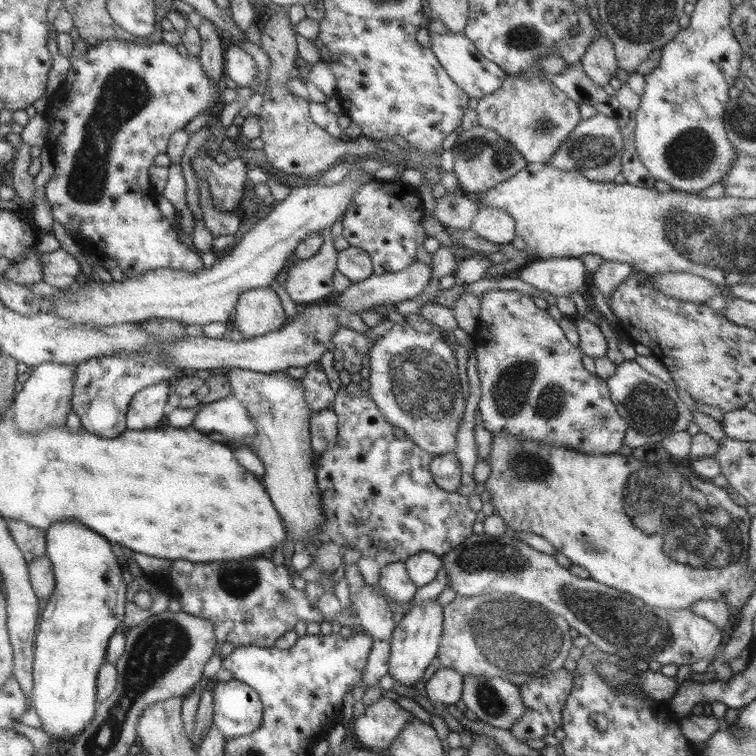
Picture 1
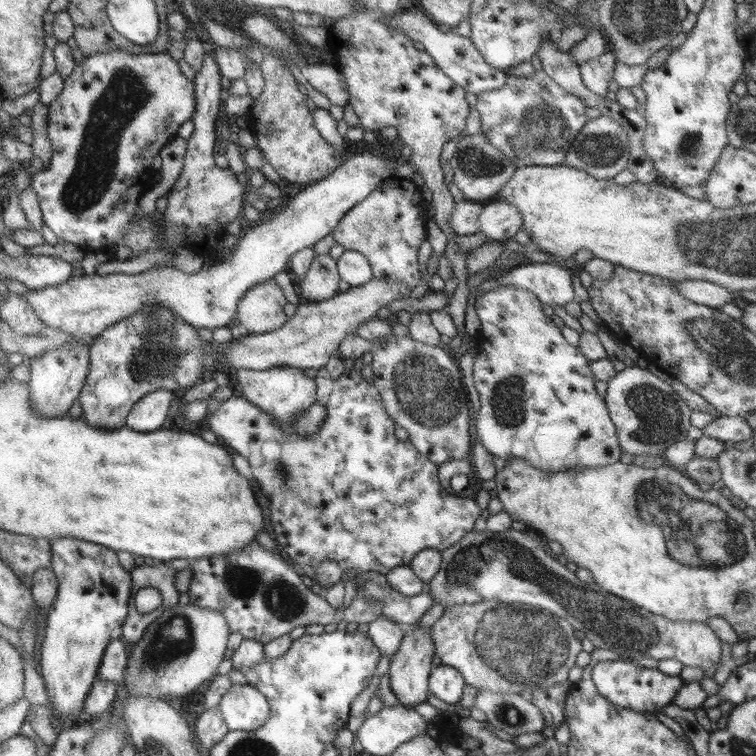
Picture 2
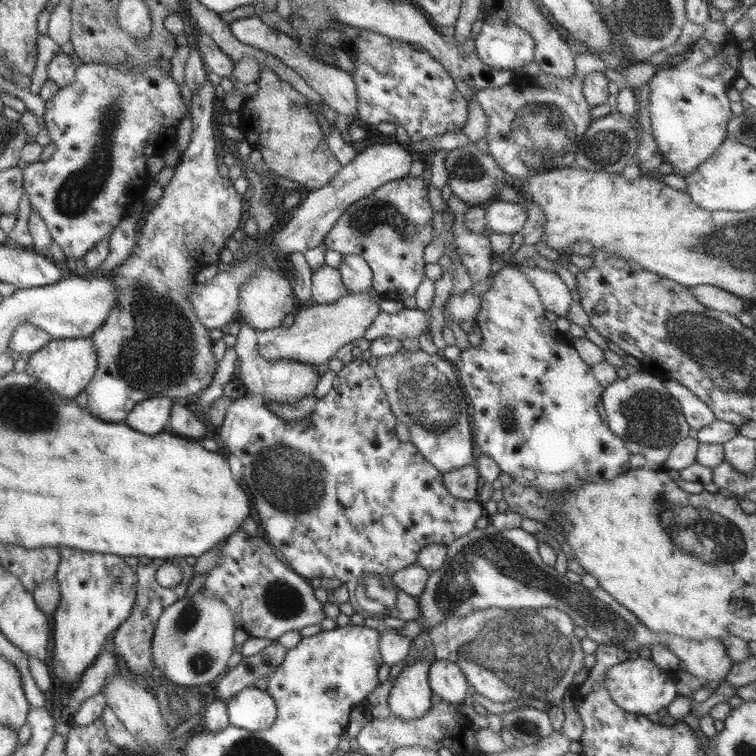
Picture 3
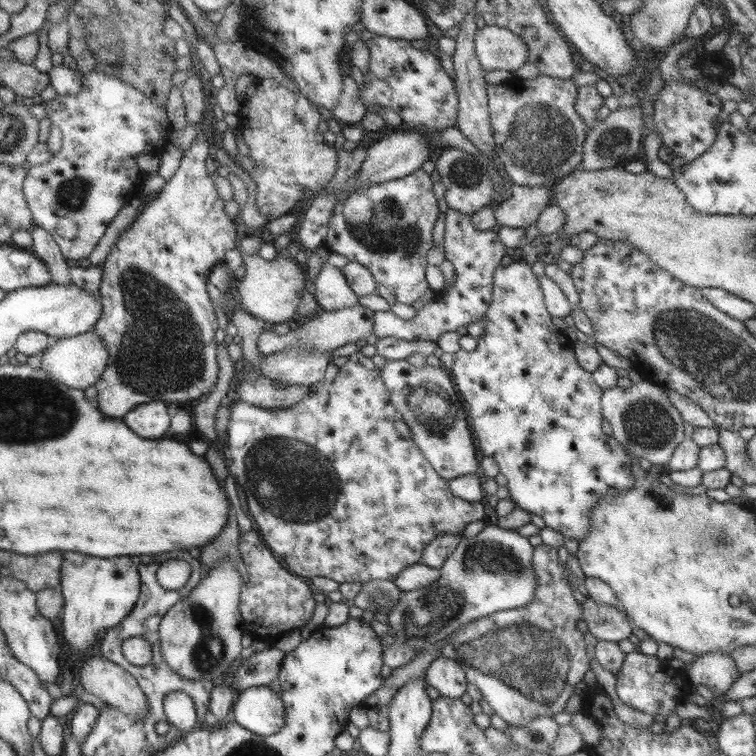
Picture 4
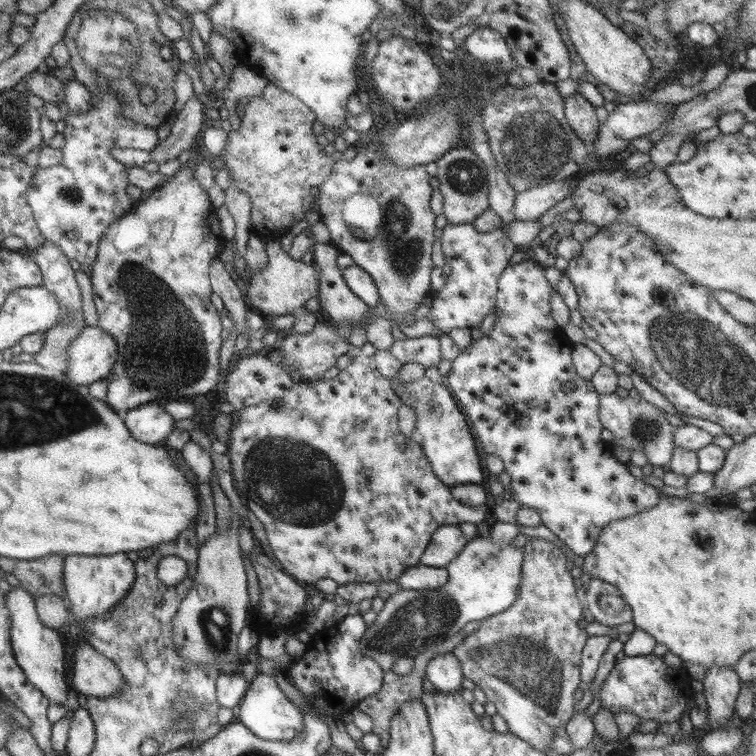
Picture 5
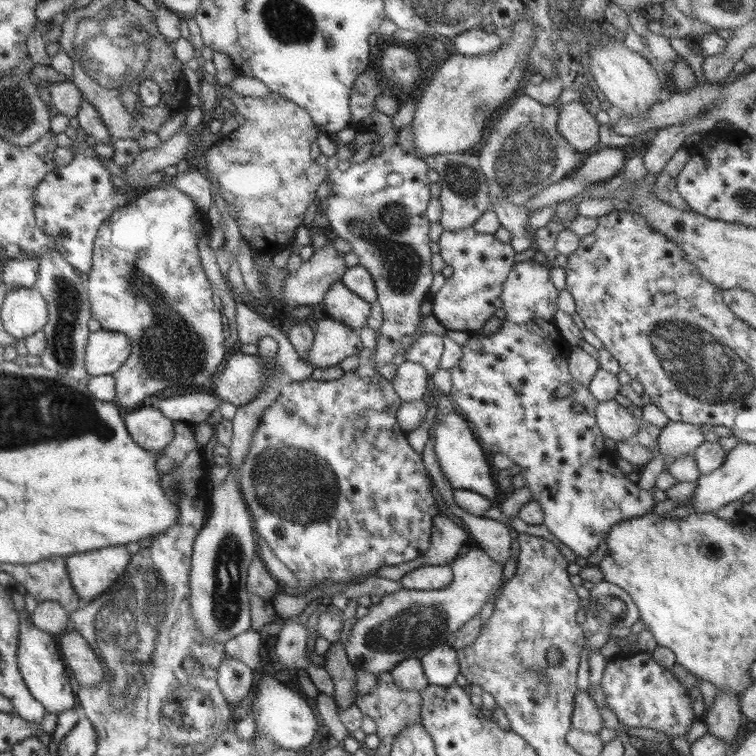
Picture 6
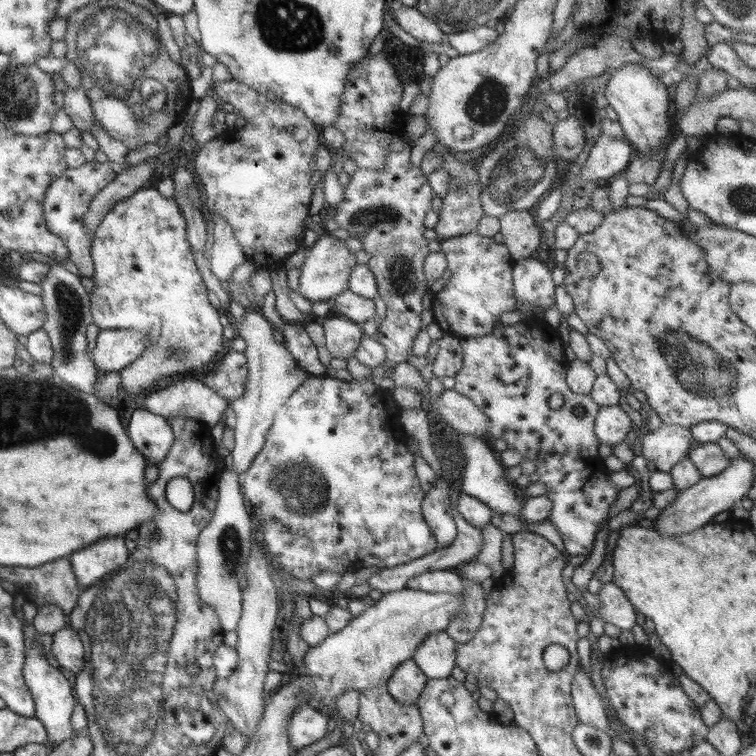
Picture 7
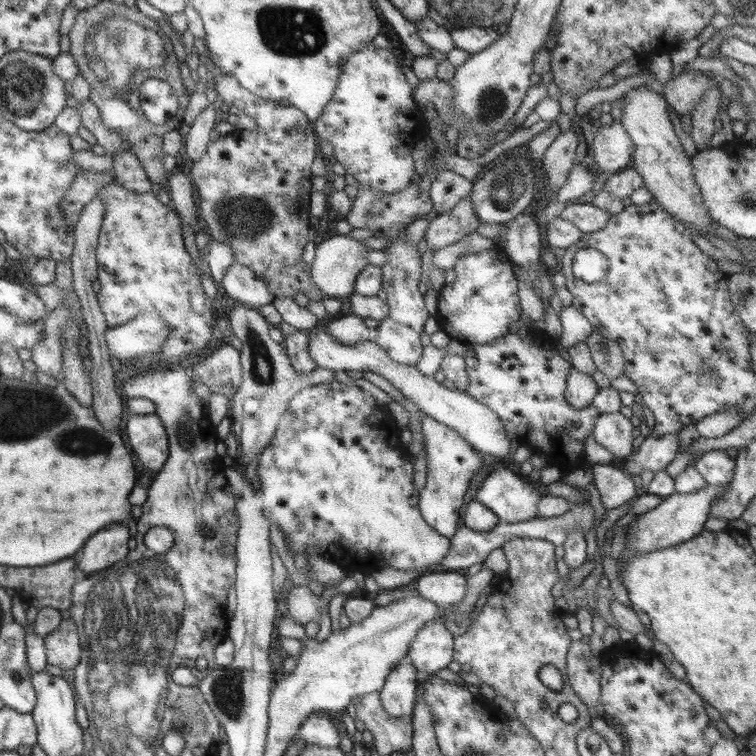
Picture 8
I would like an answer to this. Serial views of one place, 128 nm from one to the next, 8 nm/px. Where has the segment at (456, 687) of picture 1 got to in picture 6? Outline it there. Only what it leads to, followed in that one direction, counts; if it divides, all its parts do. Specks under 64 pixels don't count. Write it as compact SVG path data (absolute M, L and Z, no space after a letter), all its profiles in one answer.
M447 643L431 648L419 658L428 684L449 686L459 672L456 650Z

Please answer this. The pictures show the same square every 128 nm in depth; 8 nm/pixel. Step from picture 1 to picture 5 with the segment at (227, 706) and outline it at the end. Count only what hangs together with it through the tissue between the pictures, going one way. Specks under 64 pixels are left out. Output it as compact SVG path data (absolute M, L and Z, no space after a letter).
M256 673L235 711L235 718L255 737L265 740L293 740L302 729L303 716L295 704L281 693L270 674Z

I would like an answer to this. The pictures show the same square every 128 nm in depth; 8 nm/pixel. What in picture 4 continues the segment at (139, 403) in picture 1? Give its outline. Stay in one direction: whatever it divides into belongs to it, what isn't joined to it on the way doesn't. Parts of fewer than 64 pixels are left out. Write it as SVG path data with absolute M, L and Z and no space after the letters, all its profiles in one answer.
M151 401L128 410L122 417L124 424L137 437L145 439L159 439L168 434L171 414L167 414L166 403Z

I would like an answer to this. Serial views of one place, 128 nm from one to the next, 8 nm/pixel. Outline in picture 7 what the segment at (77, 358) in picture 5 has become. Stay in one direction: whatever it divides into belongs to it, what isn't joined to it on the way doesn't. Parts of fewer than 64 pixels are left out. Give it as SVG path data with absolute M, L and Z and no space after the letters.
M111 329L97 334L92 353L95 370L121 371L148 349L145 330Z

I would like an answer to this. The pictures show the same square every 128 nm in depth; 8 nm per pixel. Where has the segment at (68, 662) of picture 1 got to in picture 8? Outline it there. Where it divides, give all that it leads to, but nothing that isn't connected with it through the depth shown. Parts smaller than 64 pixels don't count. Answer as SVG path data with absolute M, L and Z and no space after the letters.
M127 521L113 522L93 534L83 550L81 559L76 563L76 570L80 576L108 569L115 562L124 559L130 552L127 549L129 540L129 528Z

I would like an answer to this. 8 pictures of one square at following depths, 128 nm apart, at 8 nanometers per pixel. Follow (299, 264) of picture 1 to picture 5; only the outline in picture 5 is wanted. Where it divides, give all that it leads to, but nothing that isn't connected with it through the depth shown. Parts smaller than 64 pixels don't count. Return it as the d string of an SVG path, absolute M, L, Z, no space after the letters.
M311 241L312 262L319 268L318 302L337 325L357 325L367 306L346 286L336 265L339 250L331 243Z

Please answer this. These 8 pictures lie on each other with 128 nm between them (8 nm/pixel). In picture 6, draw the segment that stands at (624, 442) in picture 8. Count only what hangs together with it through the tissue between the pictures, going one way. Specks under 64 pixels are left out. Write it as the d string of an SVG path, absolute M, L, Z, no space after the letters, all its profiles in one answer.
M613 399L599 402L596 406L595 421L604 438L613 441L635 440L639 427L625 407L615 403Z

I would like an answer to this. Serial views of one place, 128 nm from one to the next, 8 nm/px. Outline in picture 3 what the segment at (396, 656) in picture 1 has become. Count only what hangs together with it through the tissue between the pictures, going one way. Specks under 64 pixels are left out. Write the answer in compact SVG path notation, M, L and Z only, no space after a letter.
M416 660L403 667L388 694L388 709L395 718L421 718L431 708L428 663Z

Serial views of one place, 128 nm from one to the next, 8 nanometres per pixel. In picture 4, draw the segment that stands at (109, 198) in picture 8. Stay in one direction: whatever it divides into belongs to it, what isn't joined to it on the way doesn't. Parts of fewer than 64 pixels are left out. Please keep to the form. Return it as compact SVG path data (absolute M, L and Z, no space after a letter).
M200 129L189 149L183 152L173 176L121 231L105 260L98 264L102 270L98 289L101 316L93 330L107 350L107 363L94 384L97 396L93 401L101 414L109 418L122 419L134 406L151 401L170 402L175 407L208 394L216 383L218 365L213 339L218 324L205 285L209 271L223 261L223 254L237 248L235 225L240 218L231 220L223 211L225 202L217 196L214 176L208 175L204 165L211 154L207 136Z

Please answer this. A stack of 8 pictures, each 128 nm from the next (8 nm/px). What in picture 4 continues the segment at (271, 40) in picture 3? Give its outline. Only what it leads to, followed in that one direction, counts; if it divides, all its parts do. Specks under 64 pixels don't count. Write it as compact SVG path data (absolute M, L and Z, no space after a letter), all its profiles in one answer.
M349 75L343 77L343 91L337 99L331 112L337 122L342 125L359 124L362 116L366 113L366 106L359 99L353 78Z

